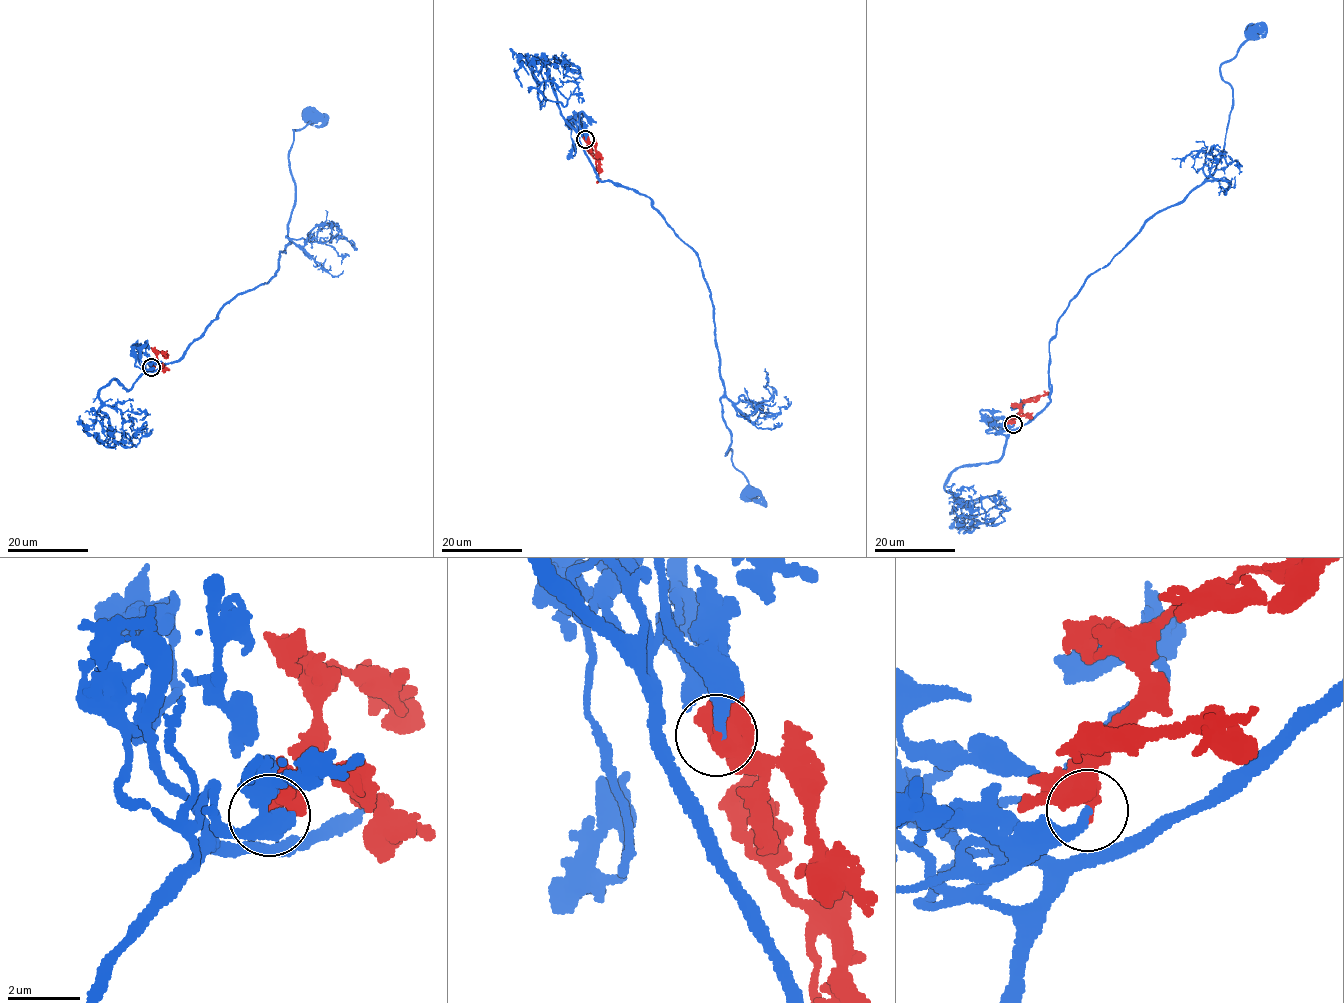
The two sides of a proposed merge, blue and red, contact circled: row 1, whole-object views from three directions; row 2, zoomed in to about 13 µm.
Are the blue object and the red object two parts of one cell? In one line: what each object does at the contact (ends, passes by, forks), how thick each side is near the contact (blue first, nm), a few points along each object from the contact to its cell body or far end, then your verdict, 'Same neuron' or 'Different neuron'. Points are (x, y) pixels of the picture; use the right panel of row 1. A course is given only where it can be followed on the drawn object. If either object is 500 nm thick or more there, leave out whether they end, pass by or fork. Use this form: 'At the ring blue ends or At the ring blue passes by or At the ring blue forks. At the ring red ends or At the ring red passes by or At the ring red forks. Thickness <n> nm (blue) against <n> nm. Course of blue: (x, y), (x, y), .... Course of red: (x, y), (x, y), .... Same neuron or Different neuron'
Thickness 280 nm (blue) against 600 nm. Course of blue: (1014, 424), (1050, 400), (1049, 343), (1089, 275), (1214, 171), (1232, 107), (1220, 67), (1251, 34). Course of red: (1014, 424), (1023, 402), (1048, 391). Same neuron

